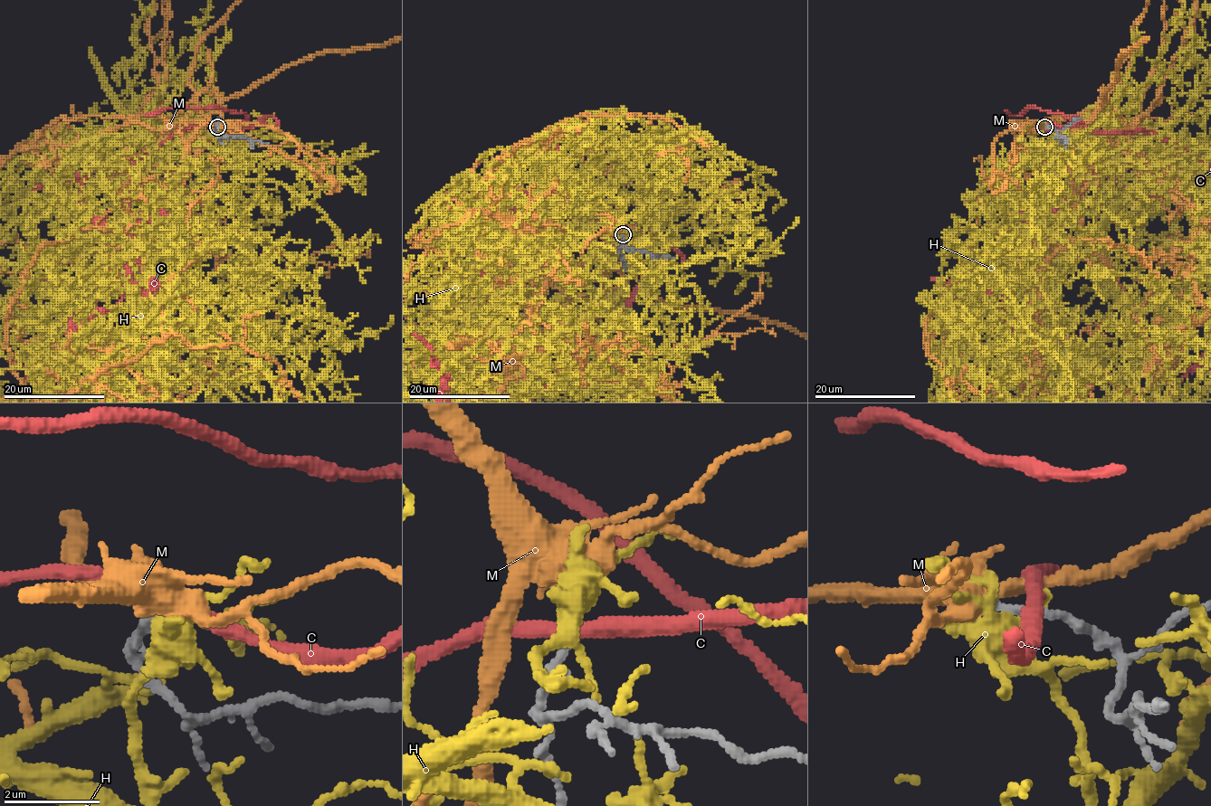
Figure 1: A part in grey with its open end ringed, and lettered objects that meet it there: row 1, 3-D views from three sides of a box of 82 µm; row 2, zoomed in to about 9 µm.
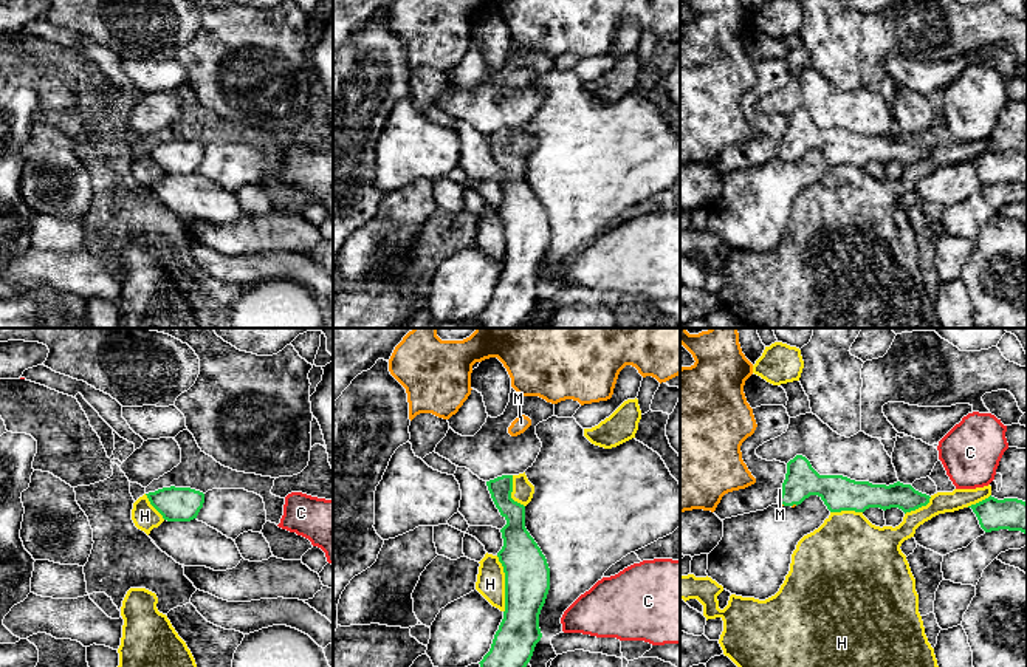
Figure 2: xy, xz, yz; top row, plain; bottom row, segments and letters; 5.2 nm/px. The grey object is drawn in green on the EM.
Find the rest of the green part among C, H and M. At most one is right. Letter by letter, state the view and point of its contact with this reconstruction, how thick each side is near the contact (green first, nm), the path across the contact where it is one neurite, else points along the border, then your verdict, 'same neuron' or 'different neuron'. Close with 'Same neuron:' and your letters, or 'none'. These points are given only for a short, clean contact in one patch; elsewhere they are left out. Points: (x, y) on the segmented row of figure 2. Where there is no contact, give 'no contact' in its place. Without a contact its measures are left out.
C: no contact; different neuron
H: meets green in xz at (505, 584); 240 nm thick on the green side, 150 nm on the other; different neuron
M: meets green in yz at (779, 497); 180 nm thick on the green side, 20 nm on the other; runs through yz (801, 480), (779, 497), (779, 489); same neuron
Same neuron: M

